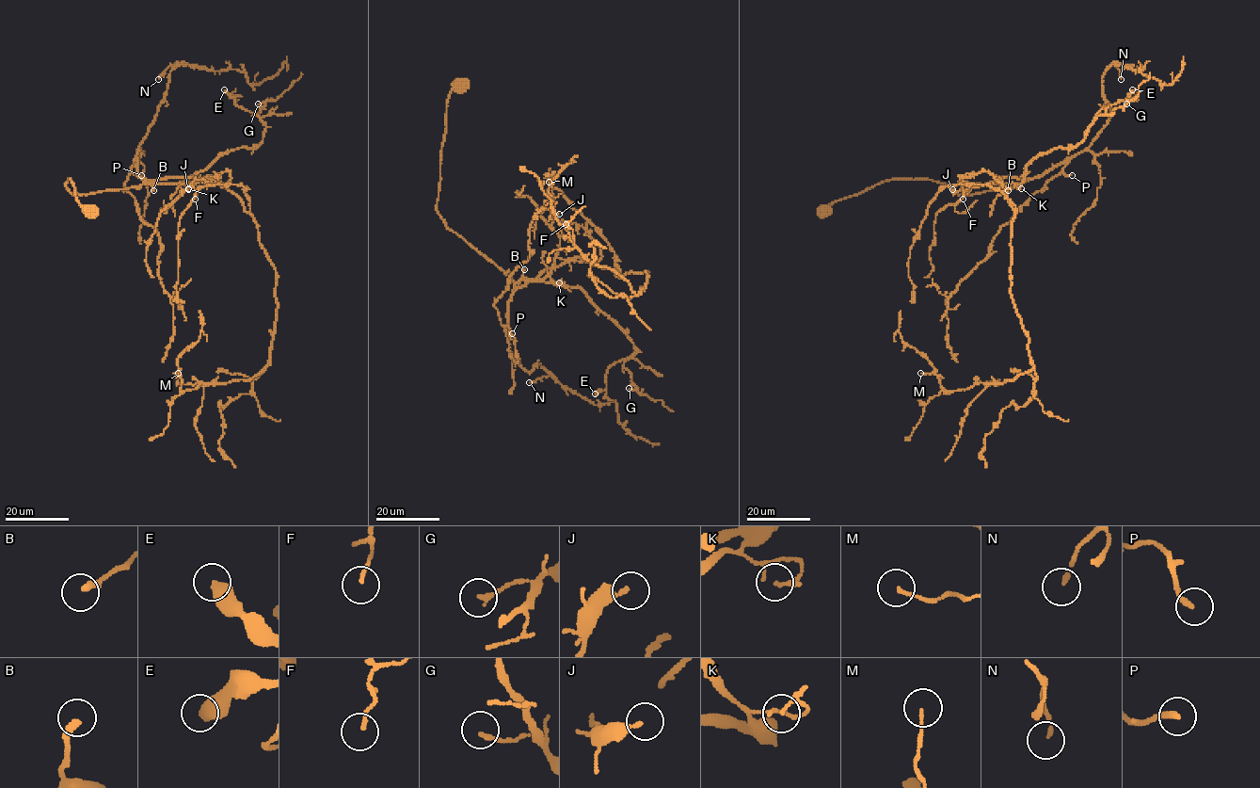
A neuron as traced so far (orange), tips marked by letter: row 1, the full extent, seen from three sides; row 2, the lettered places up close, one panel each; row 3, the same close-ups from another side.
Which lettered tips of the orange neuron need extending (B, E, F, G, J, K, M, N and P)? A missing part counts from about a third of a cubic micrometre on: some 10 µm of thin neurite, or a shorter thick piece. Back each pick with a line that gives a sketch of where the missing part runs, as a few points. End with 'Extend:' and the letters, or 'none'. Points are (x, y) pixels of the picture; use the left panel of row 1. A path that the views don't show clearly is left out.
Extend: P

